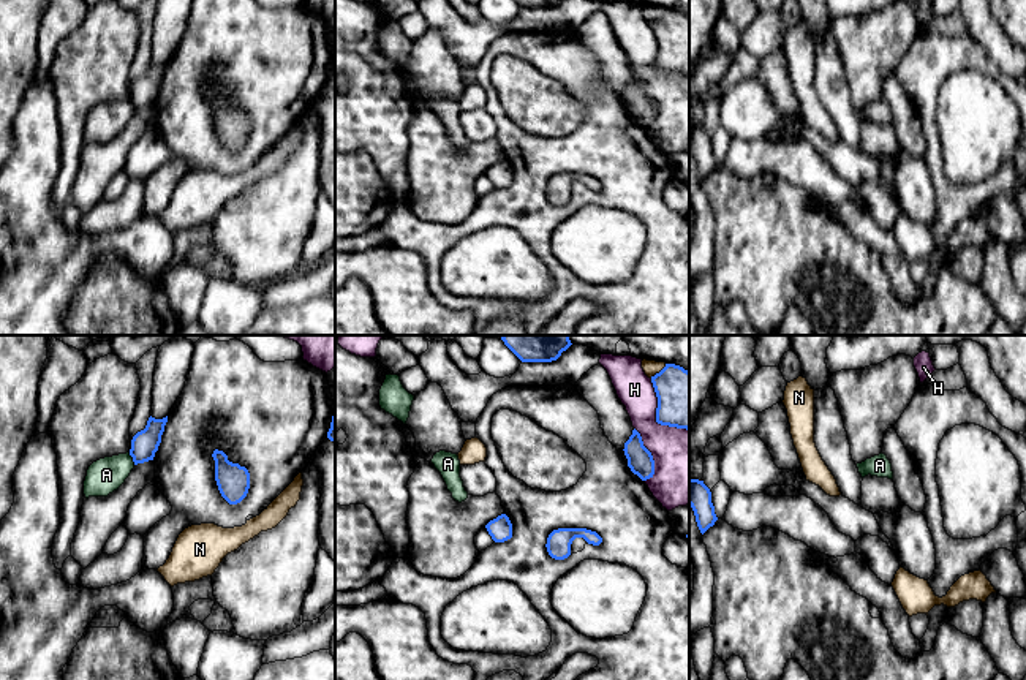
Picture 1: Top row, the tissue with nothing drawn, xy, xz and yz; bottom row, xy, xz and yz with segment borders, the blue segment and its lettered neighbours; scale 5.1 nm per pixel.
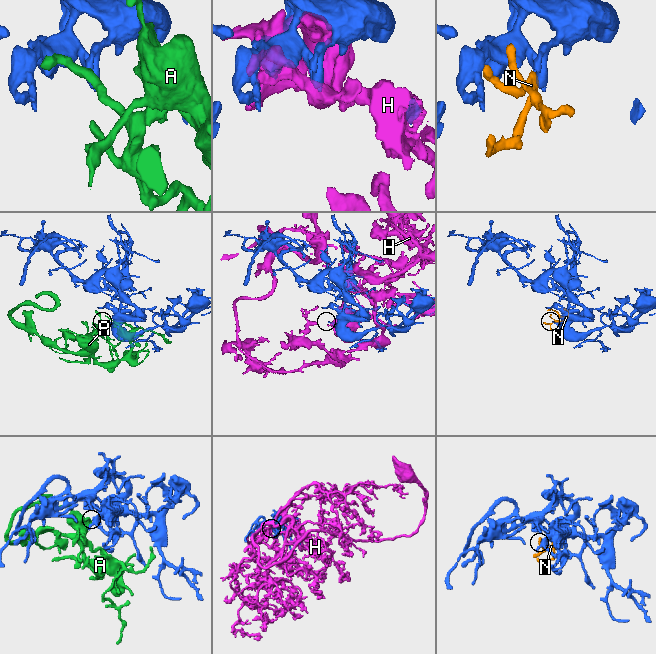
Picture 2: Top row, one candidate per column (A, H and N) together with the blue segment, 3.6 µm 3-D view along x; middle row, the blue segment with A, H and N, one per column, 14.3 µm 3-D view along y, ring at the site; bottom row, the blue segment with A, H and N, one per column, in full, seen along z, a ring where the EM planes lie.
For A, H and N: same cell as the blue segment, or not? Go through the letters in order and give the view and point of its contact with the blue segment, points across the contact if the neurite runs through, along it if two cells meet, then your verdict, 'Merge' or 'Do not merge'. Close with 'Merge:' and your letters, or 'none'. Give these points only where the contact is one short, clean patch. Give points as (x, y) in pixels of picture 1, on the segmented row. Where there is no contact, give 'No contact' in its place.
A: Touches blue at xy (133, 459). Path across: xy (144, 445), (133, 459), (106, 475). Merge
H: Touches blue at xz (656, 416). Do not merge
N: Touches blue at xz (660, 372). Boundary: xz (666, 364), (650, 377). Do not merge
Merge: A

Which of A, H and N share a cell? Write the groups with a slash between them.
A / H / N

